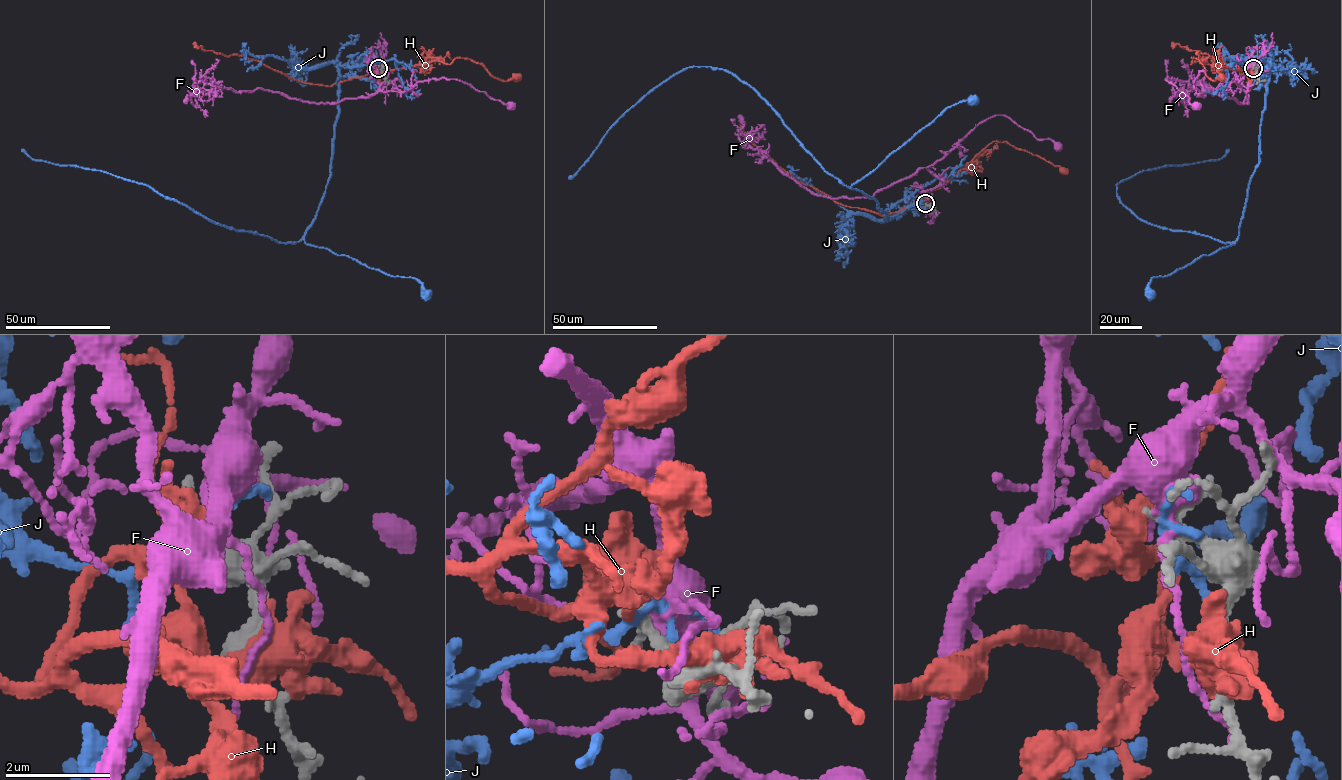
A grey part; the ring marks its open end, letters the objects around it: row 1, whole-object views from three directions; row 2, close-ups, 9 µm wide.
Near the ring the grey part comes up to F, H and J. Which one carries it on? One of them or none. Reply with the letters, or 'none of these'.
none of these

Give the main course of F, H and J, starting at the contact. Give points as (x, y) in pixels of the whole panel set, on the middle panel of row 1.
F: (926, 203), (922, 192), (940, 183), (926, 168), (989, 118), (1005, 116), (1036, 139), (1050, 139), (1056, 146)
H: (926, 202), (921, 200), (930, 190), (942, 186), (992, 141), (1005, 141), (1038, 155), (1063, 172)
J: (926, 204), (887, 218), (873, 198), (851, 186), (948, 107), (972, 99)

